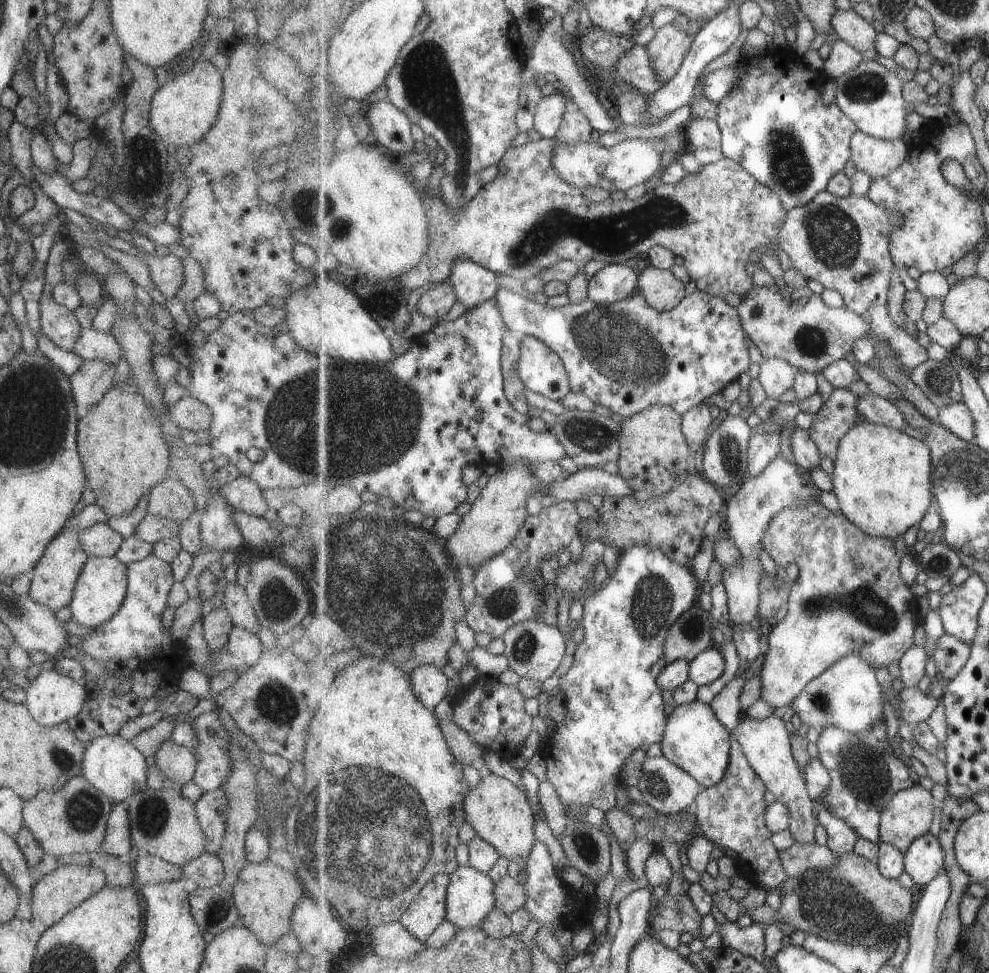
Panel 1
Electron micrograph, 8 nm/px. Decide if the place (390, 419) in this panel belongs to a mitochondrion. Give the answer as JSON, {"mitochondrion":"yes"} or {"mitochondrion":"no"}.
{"mitochondrion":"yes"}

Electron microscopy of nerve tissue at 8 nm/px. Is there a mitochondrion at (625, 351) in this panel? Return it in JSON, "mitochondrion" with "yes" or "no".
{"mitochondrion":"yes"}

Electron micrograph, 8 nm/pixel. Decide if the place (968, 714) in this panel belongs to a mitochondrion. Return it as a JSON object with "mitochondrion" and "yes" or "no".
{"mitochondrion":"no"}

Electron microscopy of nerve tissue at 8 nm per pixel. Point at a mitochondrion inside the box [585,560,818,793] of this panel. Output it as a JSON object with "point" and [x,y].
{"point":[652,599]}

